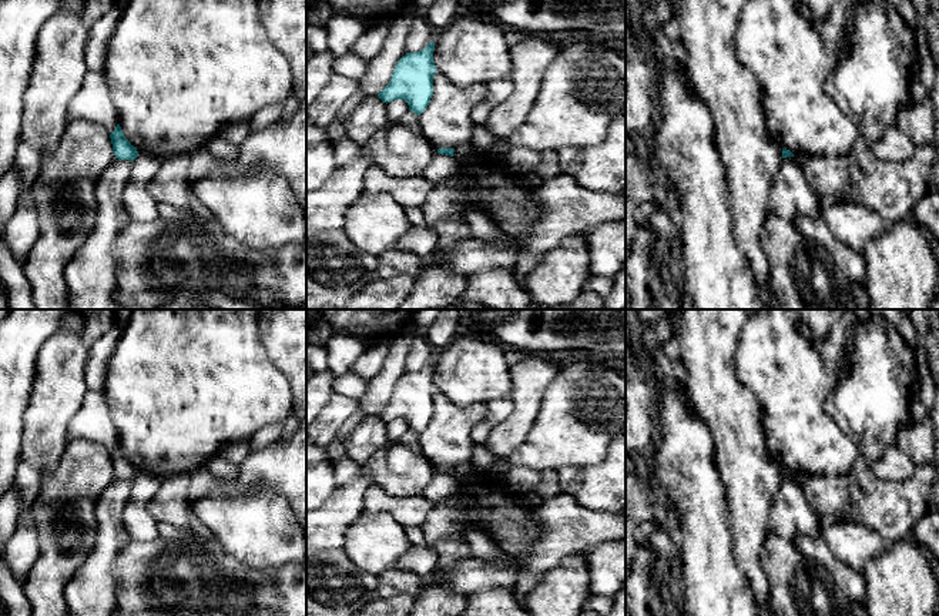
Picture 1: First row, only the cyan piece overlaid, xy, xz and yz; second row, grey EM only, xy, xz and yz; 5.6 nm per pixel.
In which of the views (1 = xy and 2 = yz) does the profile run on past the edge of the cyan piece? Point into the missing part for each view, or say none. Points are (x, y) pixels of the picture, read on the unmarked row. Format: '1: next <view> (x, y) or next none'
1: next none
2: next none

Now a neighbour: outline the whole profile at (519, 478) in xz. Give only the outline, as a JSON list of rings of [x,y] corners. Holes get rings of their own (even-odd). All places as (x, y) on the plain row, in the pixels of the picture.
[[[510,466],[507,473],[507,486],[512,492],[531,492],[540,483],[540,473],[526,466]]]

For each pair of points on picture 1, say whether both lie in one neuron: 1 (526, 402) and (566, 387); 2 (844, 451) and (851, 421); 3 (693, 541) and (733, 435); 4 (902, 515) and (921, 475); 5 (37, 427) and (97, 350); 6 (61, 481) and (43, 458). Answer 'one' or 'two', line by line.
1: two
2: two
3: two
4: one
5: two
6: two

